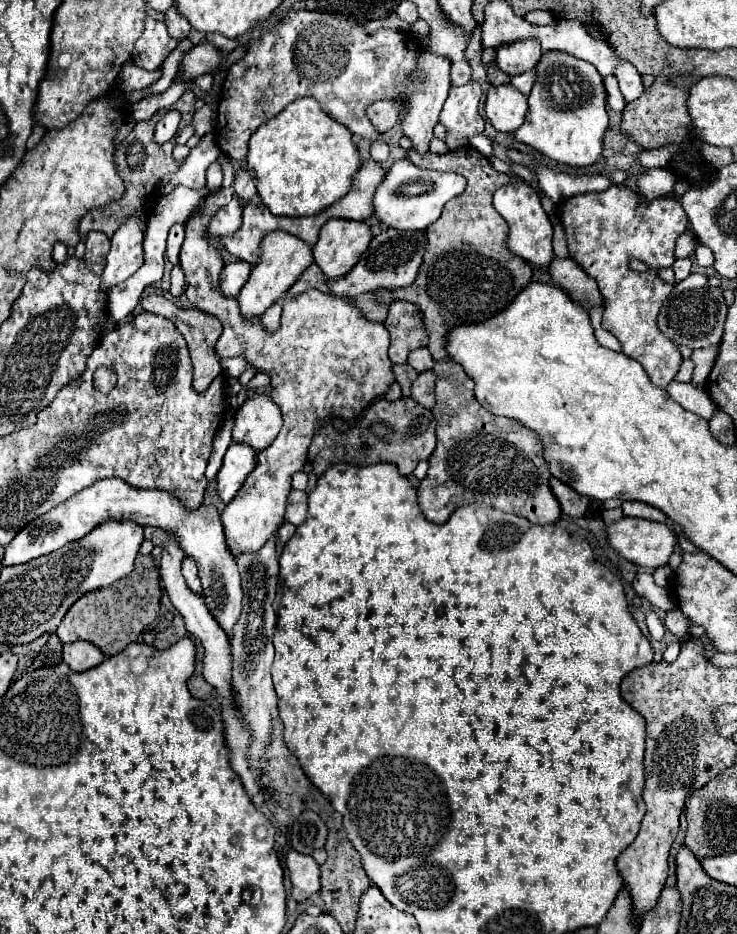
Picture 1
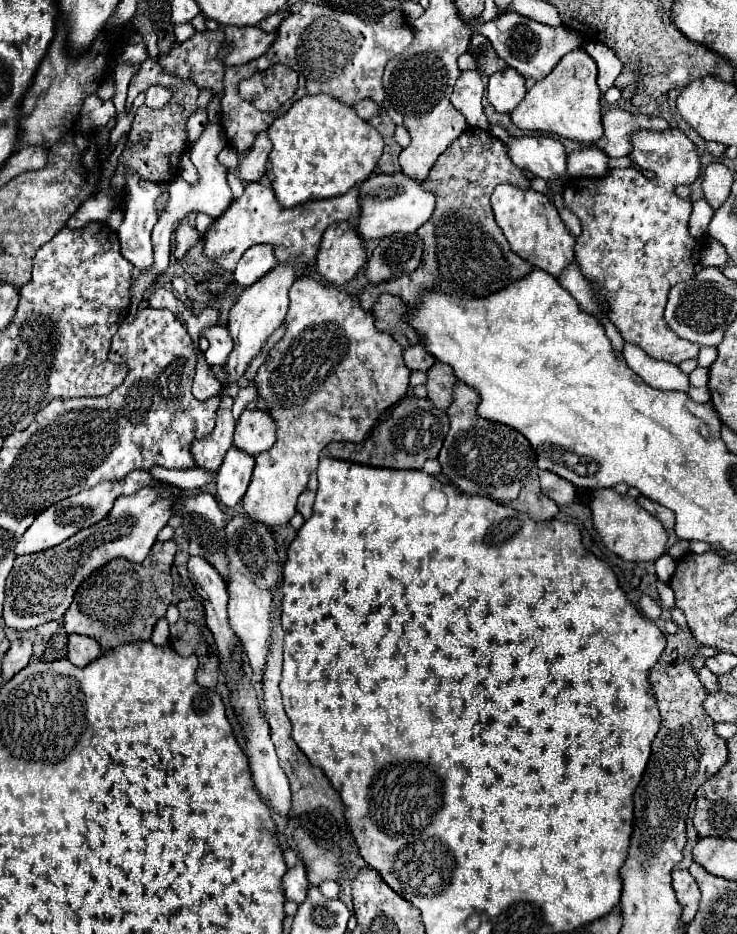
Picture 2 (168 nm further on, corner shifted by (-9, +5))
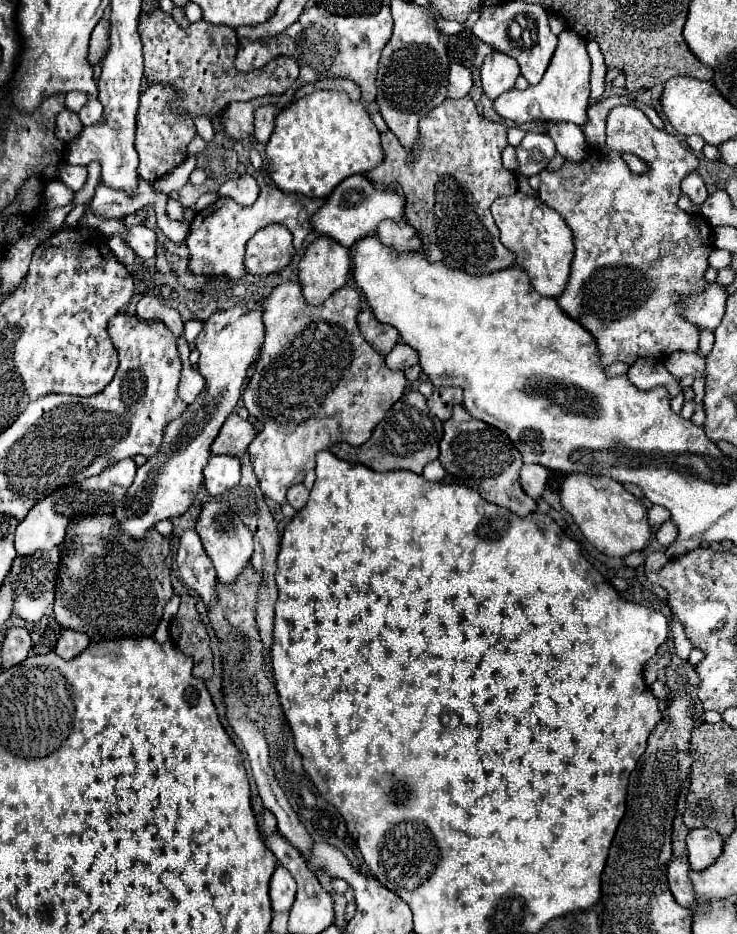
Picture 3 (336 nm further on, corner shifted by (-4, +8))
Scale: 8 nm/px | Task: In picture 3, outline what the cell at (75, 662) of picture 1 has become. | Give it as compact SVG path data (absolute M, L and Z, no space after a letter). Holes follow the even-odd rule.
M63 630L55 652L63 658L63 660L73 660L75 656L79 656L85 648L89 646L89 636L83 632L75 632L75 630Z

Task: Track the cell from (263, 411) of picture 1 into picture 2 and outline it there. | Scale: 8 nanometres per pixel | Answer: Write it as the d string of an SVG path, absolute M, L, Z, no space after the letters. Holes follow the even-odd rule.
M260 409L242 411L234 431L234 445L240 451L258 455L262 451L268 451L274 445L274 441L276 441L276 423L268 413Z

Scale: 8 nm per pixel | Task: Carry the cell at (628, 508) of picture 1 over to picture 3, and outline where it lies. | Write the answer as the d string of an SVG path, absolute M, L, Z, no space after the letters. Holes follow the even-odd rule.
M651 506L649 508L649 522L651 522L651 526L661 526L665 520L669 520L669 512L663 506Z

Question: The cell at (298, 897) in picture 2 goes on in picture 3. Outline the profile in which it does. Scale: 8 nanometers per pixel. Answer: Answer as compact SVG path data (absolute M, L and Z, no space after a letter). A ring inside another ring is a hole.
M279 866L275 870L275 874L271 876L271 886L269 886L273 910L289 912L289 908L293 906L293 900L295 900L295 892L297 892L297 884L295 884L293 876L289 874L289 870Z

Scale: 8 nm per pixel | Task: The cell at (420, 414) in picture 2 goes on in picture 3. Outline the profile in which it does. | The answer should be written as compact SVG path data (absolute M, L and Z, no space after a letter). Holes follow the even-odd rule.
M417 390L407 392L401 400L393 404L393 408L385 414L385 418L375 426L371 438L361 446L351 444L335 444L329 448L337 458L351 462L351 464L363 464L367 468L373 468L377 472L387 470L411 470L415 474L421 474L423 466L439 456L439 440L443 436L443 422L427 408L427 400Z

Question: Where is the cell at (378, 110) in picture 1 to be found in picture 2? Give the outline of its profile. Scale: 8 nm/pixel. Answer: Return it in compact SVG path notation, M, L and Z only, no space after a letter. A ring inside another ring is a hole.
M366 99L366 101L360 101L360 103L358 103L356 113L358 113L362 119L366 119L366 121L368 121L372 115L376 115L376 113L378 113L378 109L380 109L380 107L378 107L374 101Z

